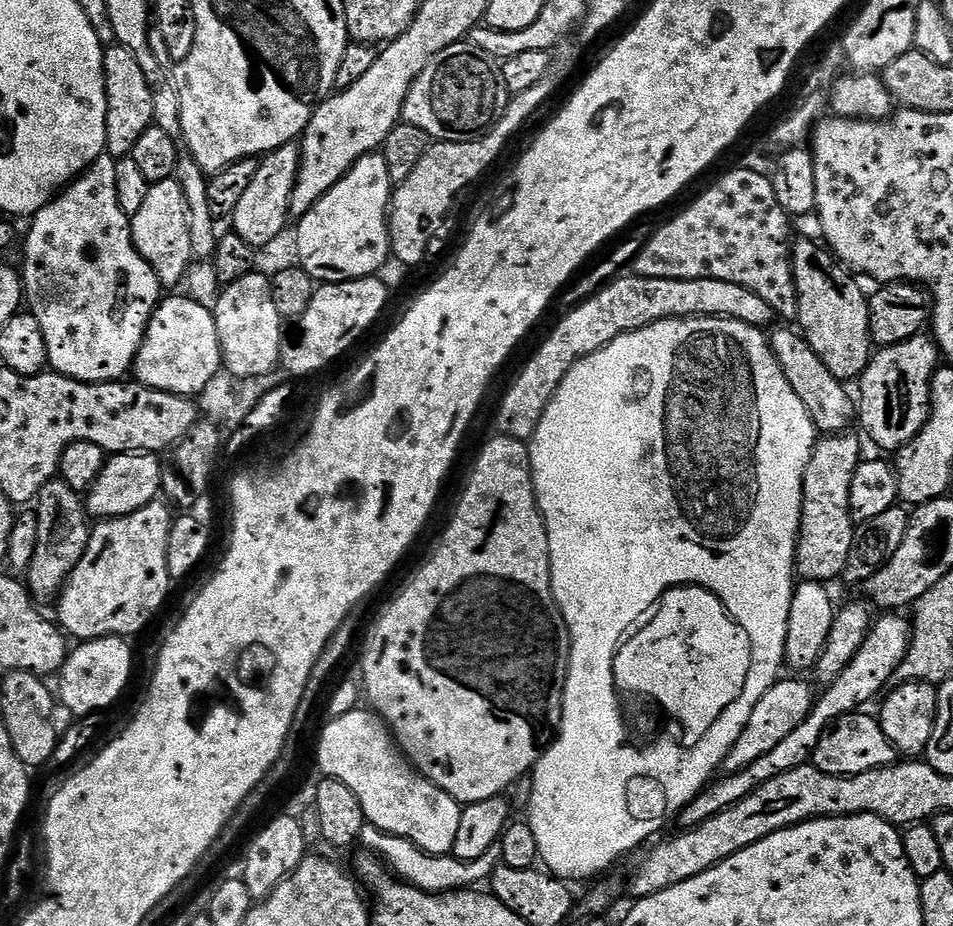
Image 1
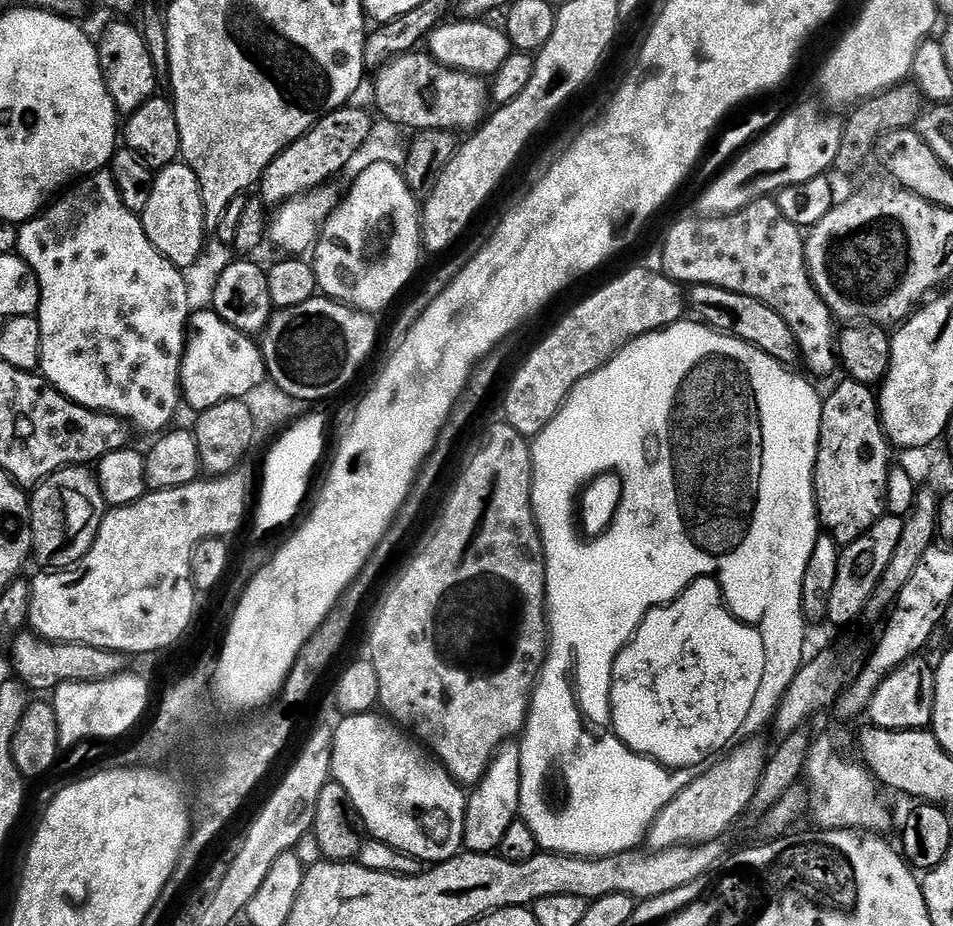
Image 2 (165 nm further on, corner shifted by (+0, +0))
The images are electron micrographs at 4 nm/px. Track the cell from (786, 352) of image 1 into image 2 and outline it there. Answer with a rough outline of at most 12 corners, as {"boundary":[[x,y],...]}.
{"boundary":[[714,284],[690,292],[697,321],[755,344],[781,366],[789,324],[758,298]]}

